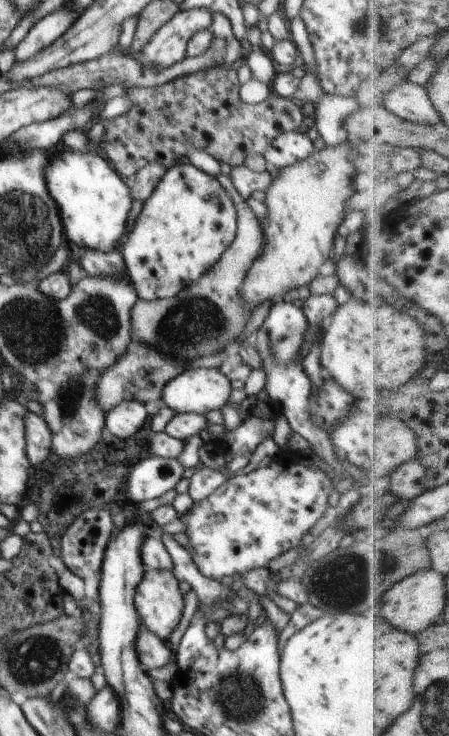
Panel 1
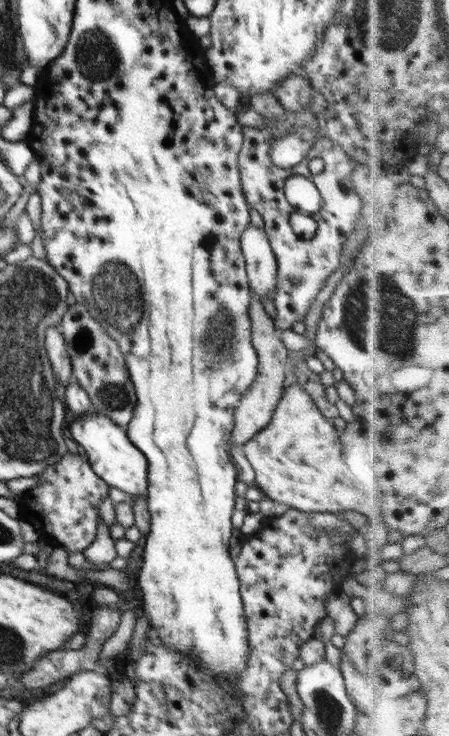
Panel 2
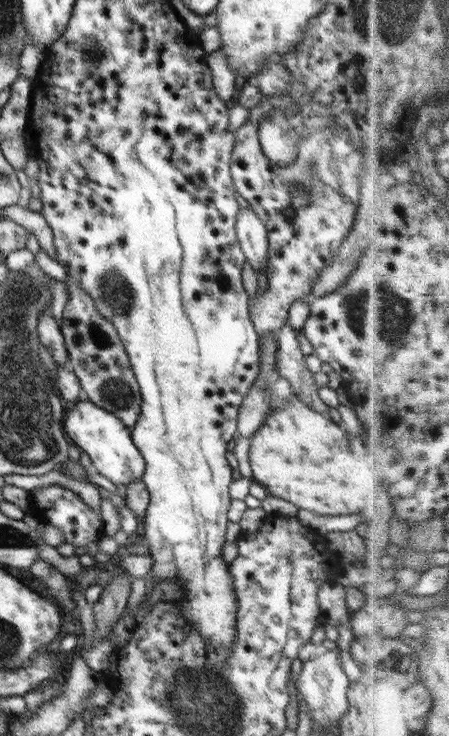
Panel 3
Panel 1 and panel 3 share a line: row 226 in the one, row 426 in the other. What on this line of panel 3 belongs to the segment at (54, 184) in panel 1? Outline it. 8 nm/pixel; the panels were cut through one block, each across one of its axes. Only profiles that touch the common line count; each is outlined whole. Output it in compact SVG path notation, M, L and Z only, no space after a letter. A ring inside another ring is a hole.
M82 398L65 411L64 430L70 441L91 458L95 472L99 472L114 484L128 485L143 477L146 468L143 454L133 443L131 429L115 414Z

